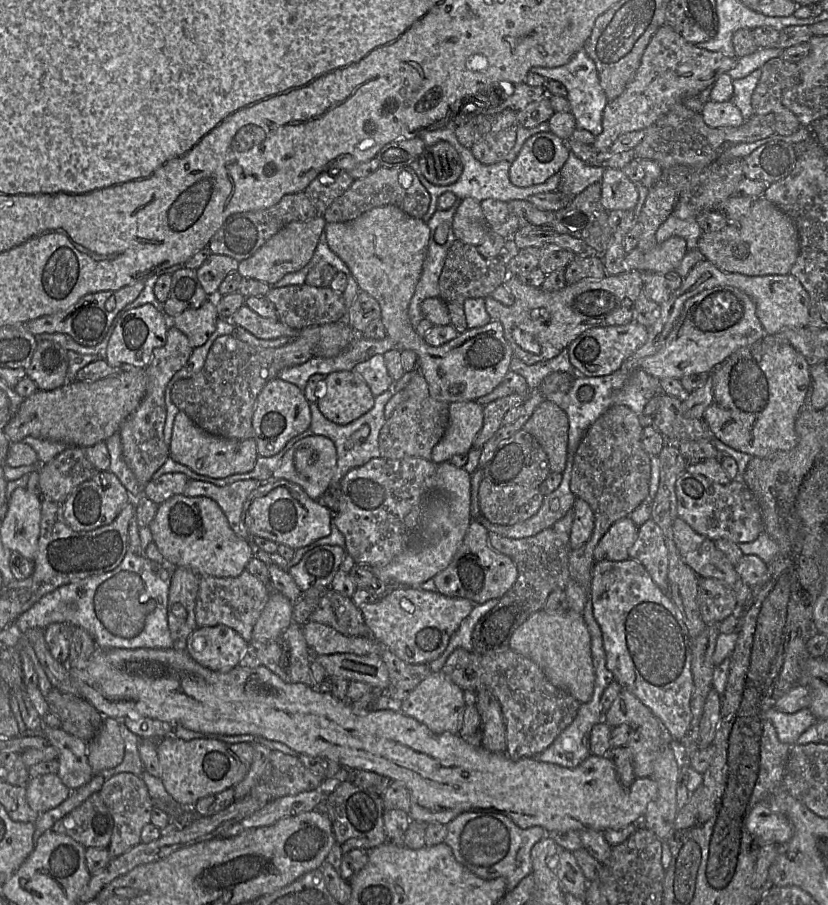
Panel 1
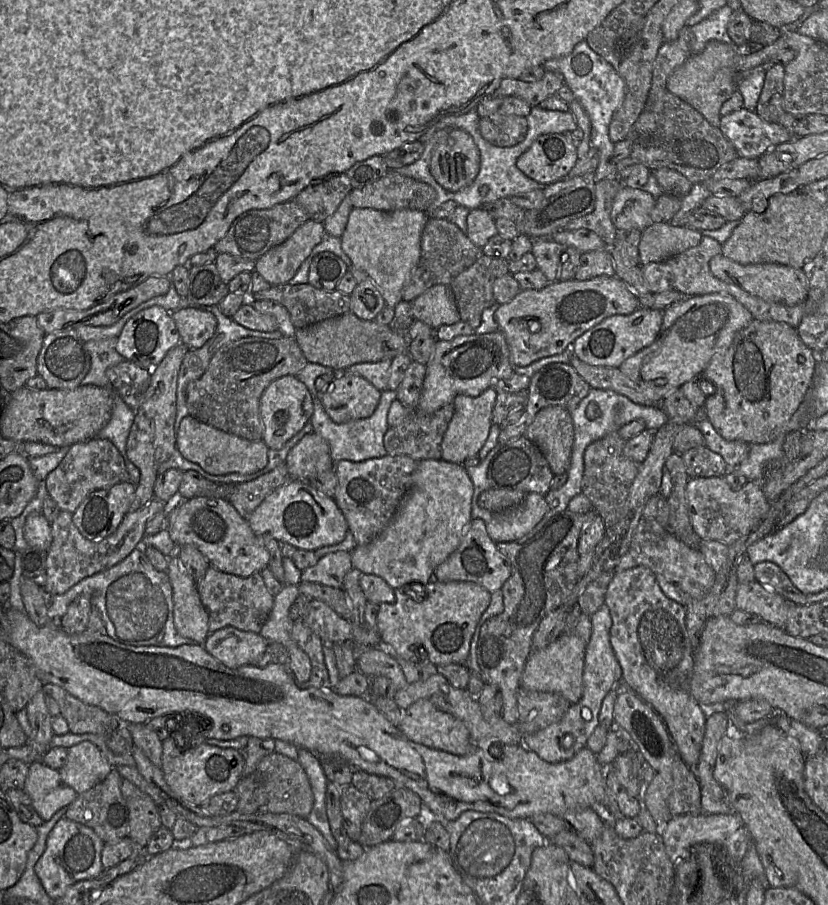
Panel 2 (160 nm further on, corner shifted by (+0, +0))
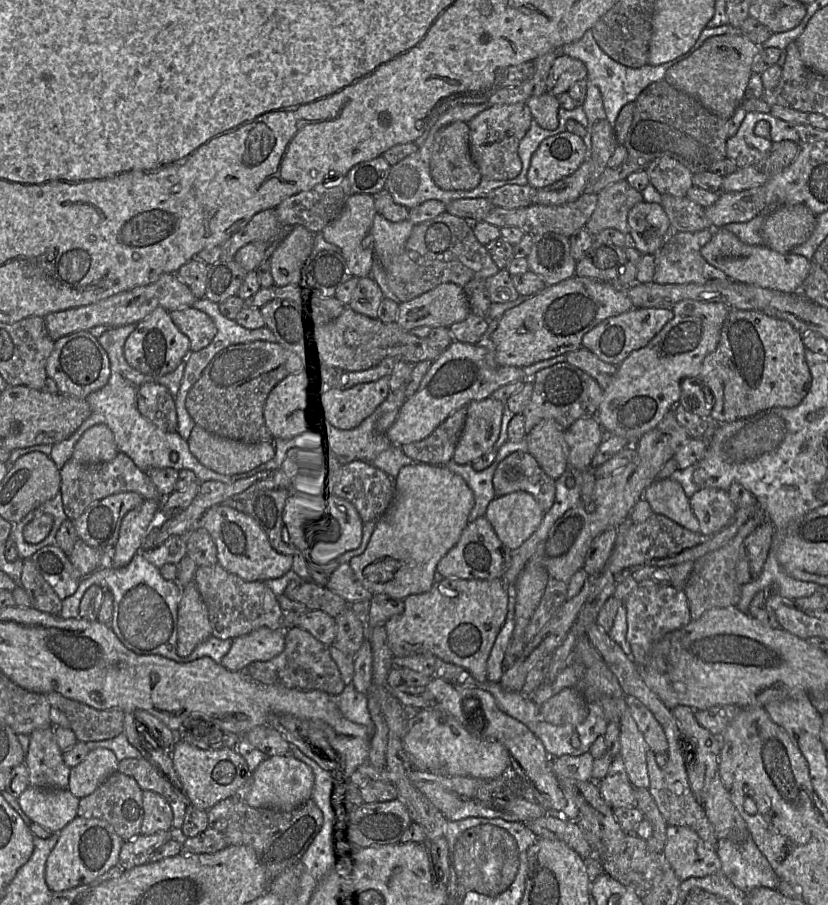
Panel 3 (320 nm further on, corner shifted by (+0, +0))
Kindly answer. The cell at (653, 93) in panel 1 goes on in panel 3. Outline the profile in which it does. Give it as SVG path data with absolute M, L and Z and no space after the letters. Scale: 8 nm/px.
M590 159L585 160L571 175L539 189L532 204L557 206L575 201L588 186Z

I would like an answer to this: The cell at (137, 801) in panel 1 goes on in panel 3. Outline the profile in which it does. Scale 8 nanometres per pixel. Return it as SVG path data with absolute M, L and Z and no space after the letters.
M143 791L142 803L144 814L140 835L171 830L173 812L163 796L152 791Z

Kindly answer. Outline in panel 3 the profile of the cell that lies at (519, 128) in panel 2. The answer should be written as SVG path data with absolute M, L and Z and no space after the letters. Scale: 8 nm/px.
M526 103L491 106L469 122L470 154L481 175L491 180L509 180L517 177L522 169L518 147L530 128L533 117Z

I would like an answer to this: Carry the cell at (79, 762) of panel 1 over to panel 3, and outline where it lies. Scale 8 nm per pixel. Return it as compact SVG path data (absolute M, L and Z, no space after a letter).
M109 749L91 750L81 763L71 768L68 790L78 799L92 794L110 774L117 771L118 762Z

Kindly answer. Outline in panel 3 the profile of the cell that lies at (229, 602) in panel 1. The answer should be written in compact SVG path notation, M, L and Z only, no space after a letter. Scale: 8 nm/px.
M221 565L198 567L194 584L208 610L211 633L214 637L234 639L258 628L281 630L282 609L276 596L264 581L249 582L225 570Z

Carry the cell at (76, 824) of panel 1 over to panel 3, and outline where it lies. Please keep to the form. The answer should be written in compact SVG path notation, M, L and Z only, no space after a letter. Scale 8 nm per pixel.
M116 771L110 774L92 794L79 799L77 816L105 821L123 841L132 840L140 835L144 814L142 794L143 791L132 777Z

